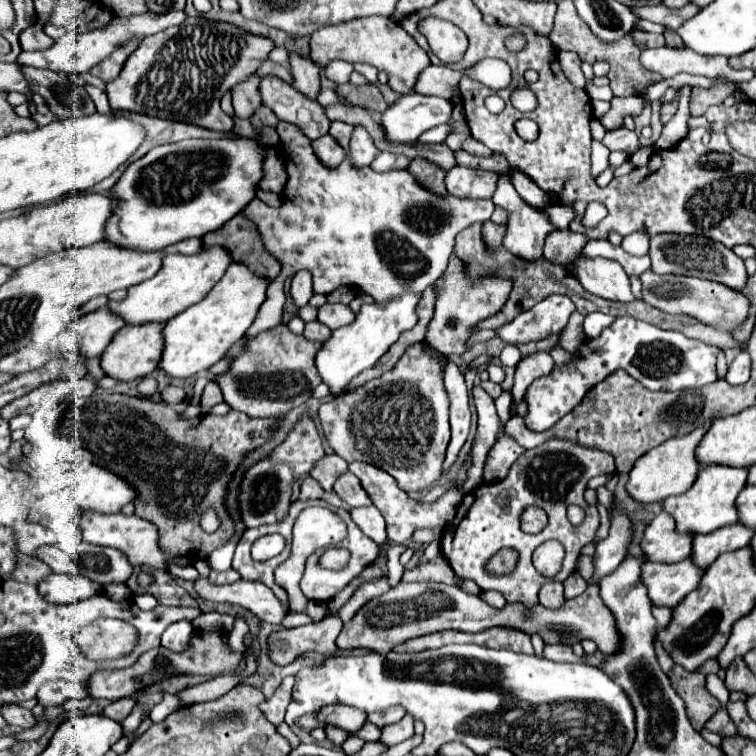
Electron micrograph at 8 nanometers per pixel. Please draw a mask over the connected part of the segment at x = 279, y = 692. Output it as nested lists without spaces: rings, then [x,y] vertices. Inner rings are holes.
[[[294,676],[286,677],[282,681],[282,685],[276,689],[276,693],[268,701],[264,701],[259,705],[259,709],[273,725],[279,725],[284,722],[286,707],[288,707],[288,703],[291,701],[294,683]]]

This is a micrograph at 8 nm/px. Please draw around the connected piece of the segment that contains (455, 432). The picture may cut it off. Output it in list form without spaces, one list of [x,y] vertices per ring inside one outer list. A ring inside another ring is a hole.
[[[450,359],[444,361],[444,387],[450,397],[450,427],[452,427],[452,441],[448,445],[444,461],[444,471],[448,471],[470,431],[470,409],[464,375],[460,373],[458,365],[452,363]]]

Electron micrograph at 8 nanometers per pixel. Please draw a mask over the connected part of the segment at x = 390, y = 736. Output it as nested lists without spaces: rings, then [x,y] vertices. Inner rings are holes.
[[[404,715],[402,721],[398,721],[396,725],[388,725],[384,727],[384,733],[382,733],[382,741],[386,745],[396,745],[396,743],[402,743],[406,739],[410,739],[414,735],[414,727],[412,727],[414,719],[410,715]]]

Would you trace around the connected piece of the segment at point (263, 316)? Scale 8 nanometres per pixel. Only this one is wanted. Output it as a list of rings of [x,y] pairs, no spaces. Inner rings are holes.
[[[280,121],[276,131],[282,139],[288,171],[284,203],[274,209],[256,197],[242,213],[258,225],[266,249],[282,261],[282,273],[270,283],[266,300],[243,339],[252,339],[281,323],[286,302],[284,279],[292,277],[298,269],[312,271],[314,293],[322,295],[330,295],[342,285],[362,289],[376,303],[390,301],[404,291],[422,293],[444,273],[454,249],[454,237],[472,223],[488,221],[494,211],[492,201],[430,193],[414,181],[408,169],[376,173],[370,167],[356,169],[346,161],[330,169],[318,161],[308,137],[302,137],[298,127]],[[418,207],[434,207],[442,213],[442,221],[432,235],[422,233],[410,221],[412,209]],[[416,259],[426,259],[426,265],[422,269],[408,267]]]

